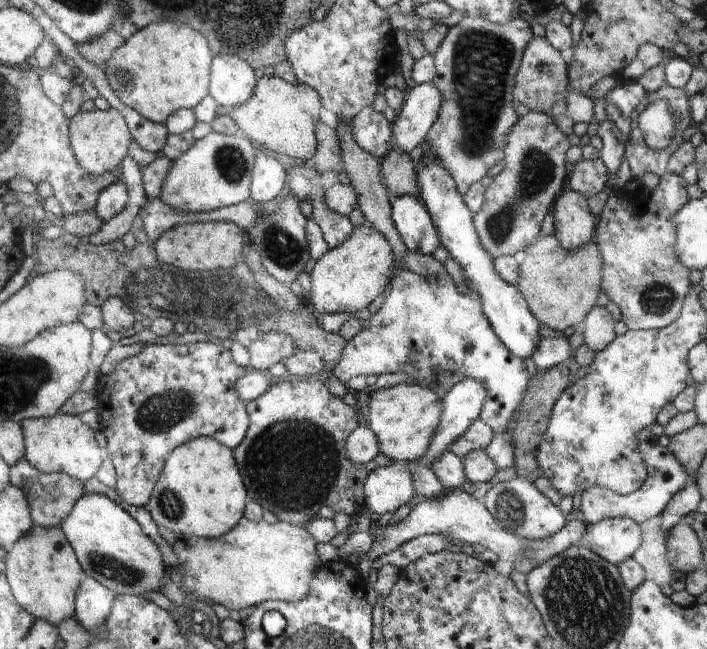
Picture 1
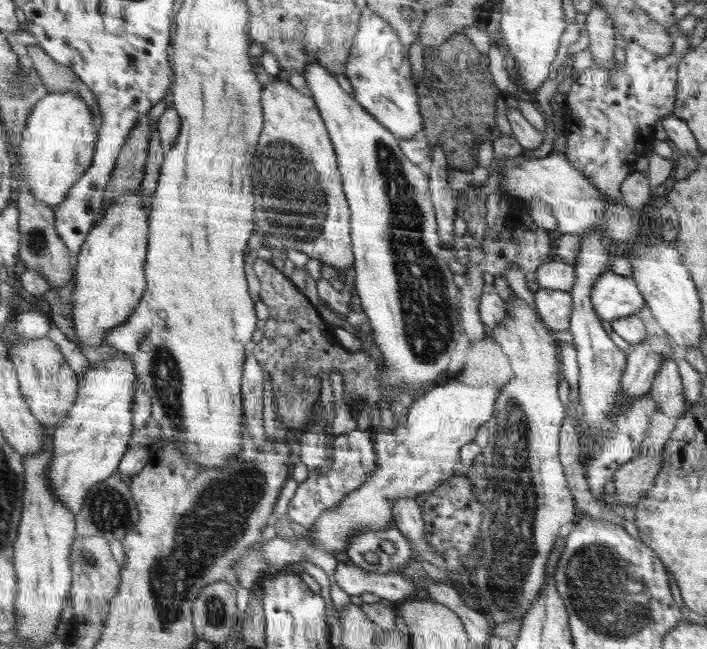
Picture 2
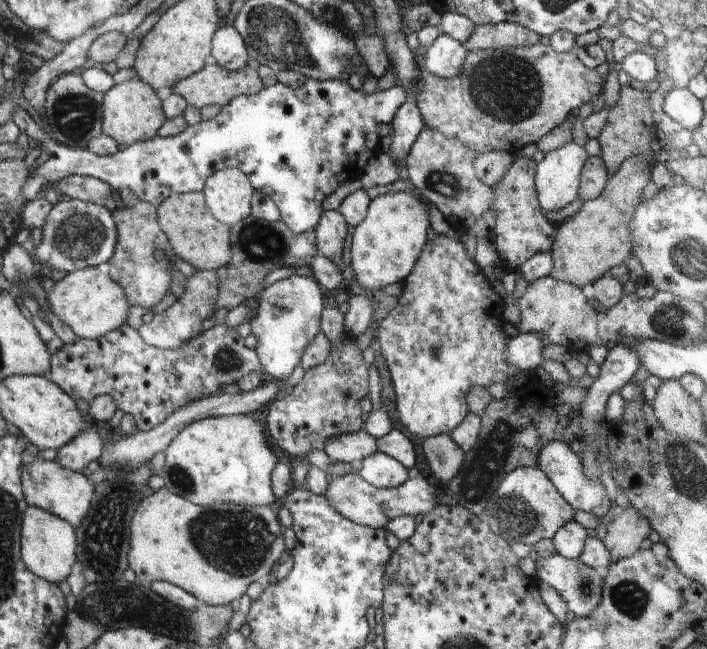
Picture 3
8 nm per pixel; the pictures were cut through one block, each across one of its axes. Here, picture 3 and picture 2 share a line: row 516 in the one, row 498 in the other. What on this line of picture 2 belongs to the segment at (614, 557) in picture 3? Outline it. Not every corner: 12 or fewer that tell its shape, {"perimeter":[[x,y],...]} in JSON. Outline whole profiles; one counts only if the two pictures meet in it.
{"perimeter":[[663,455],[639,456],[614,473],[615,498],[632,507],[654,486]]}

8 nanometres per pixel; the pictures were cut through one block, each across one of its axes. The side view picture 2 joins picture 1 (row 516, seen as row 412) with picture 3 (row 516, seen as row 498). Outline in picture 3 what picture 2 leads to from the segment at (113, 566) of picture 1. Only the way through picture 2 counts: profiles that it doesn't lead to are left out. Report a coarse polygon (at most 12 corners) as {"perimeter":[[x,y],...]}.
{"perimeter":[[56,461],[24,464],[28,505],[82,522],[94,494],[83,473]]}

